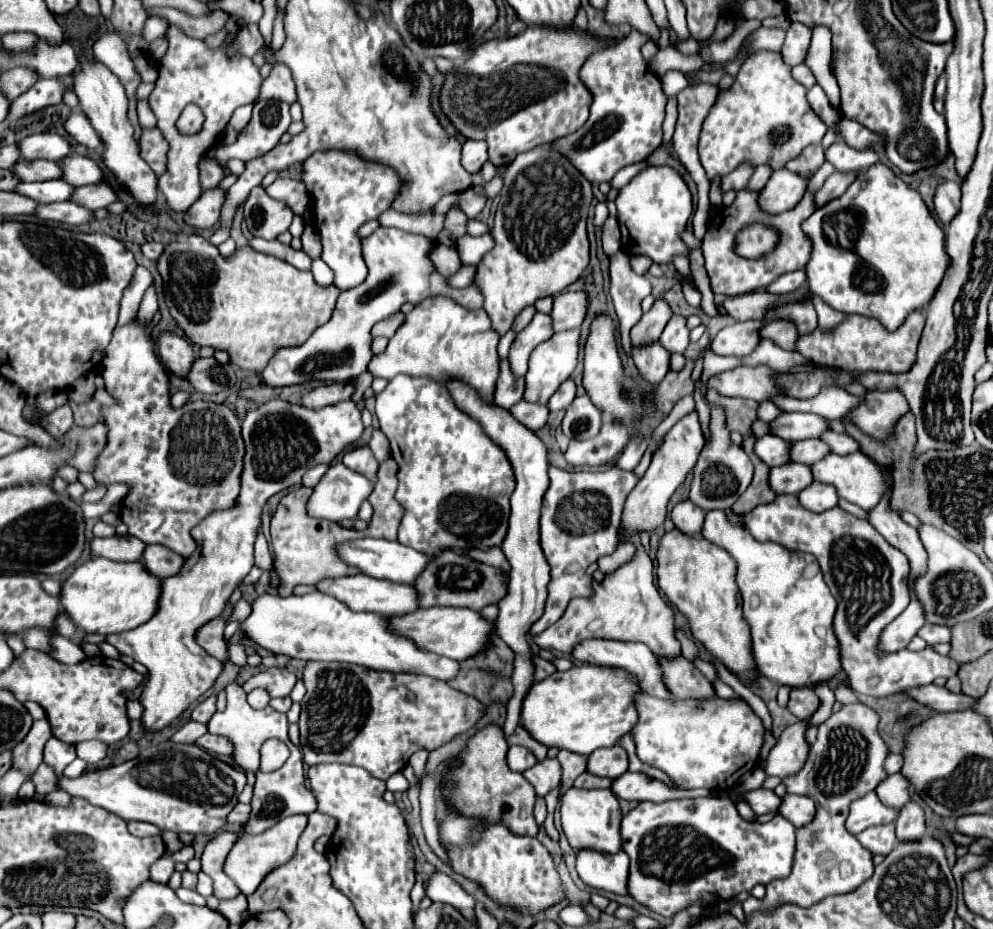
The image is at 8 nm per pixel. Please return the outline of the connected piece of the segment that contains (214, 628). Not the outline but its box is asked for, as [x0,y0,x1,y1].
[195,617,227,661]

